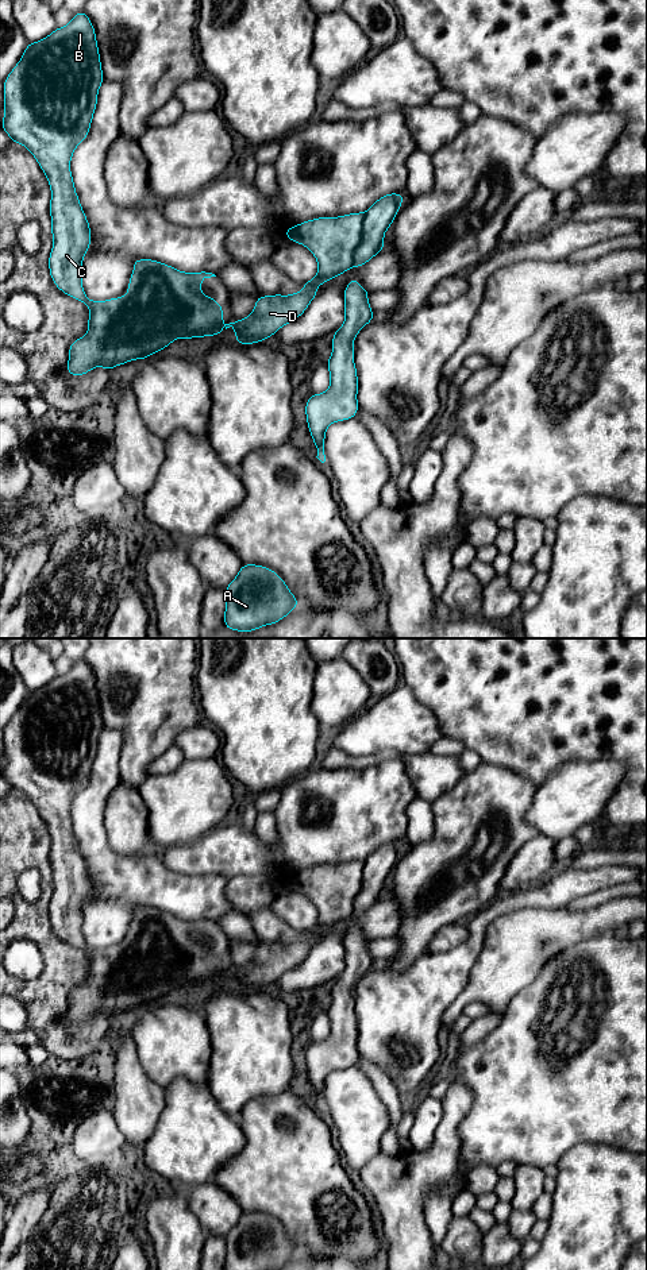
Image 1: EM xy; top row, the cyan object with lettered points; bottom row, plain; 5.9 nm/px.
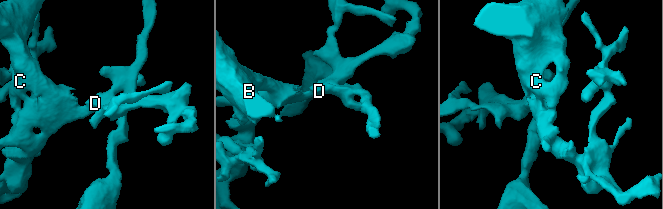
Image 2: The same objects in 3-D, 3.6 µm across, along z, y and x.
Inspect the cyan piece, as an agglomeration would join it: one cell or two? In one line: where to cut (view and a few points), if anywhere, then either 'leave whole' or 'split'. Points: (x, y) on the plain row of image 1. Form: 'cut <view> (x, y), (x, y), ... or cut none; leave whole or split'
cut none; leave whole

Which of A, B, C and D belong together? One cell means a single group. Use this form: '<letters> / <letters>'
A B C D

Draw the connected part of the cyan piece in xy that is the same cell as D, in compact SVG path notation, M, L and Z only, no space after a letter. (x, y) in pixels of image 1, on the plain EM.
M81 659L77 660L72 669L65 675L55 676L50 683L42 688L28 691L20 709L15 713L12 719L4 727L4 767L0 775L8 781L11 790L23 792L36 807L42 819L47 825L51 837L50 864L51 864L51 883L54 887L53 896L49 904L49 919L54 933L72 946L84 950L90 961L88 966L88 981L74 988L69 995L69 1008L66 1019L70 1023L85 1023L96 1014L101 1014L108 1020L116 1014L122 1014L135 1007L146 1007L166 996L172 989L184 985L205 985L208 983L222 983L222 974L226 977L232 974L236 980L234 987L243 993L259 991L274 981L284 973L300 965L317 942L317 934L327 931L353 914L361 915L385 895L384 883L393 872L393 868L405 848L403 842L388 841L378 846L365 861L355 860L339 865L317 865L285 879L288 888L305 893L316 906L319 918L313 927L303 930L304 938L296 939L290 943L273 942L259 943L255 949L254 958L242 968L230 972L223 970L223 954L209 943L201 941L201 927L216 924L212 920L184 920L169 912L154 907L135 907L134 918L130 924L128 938L126 945L109 946L105 949L92 949L86 945L81 926L82 926L82 907L85 900L90 896L90 875L81 856L78 844L76 841L70 808L76 795L82 791L89 780L92 765L97 753L97 741L100 733L104 730L101 718L100 700L96 688L96 680L88 663Z

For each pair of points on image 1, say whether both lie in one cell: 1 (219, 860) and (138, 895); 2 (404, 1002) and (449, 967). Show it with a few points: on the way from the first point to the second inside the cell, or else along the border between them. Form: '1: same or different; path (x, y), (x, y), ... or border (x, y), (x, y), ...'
1: different; border (162, 854), (164, 863), (174, 871), (219, 876)
2: same; path (415, 999), (438, 977)

